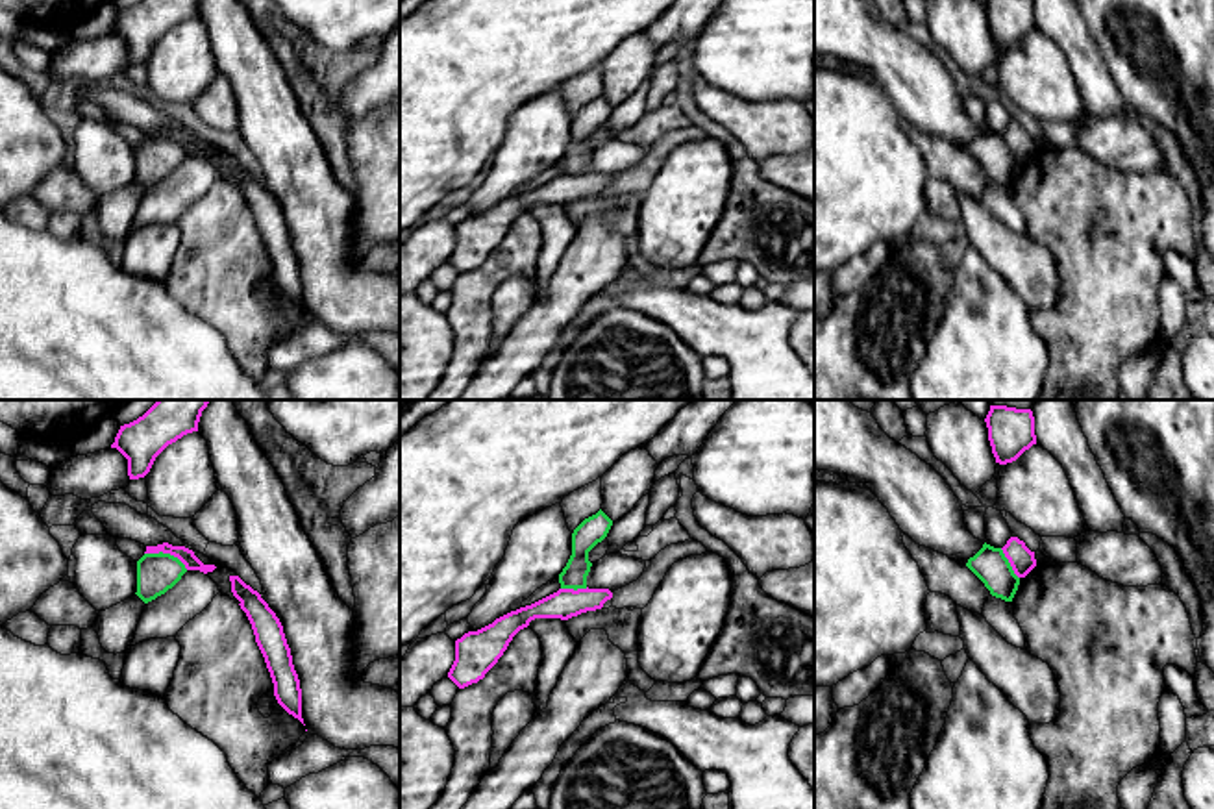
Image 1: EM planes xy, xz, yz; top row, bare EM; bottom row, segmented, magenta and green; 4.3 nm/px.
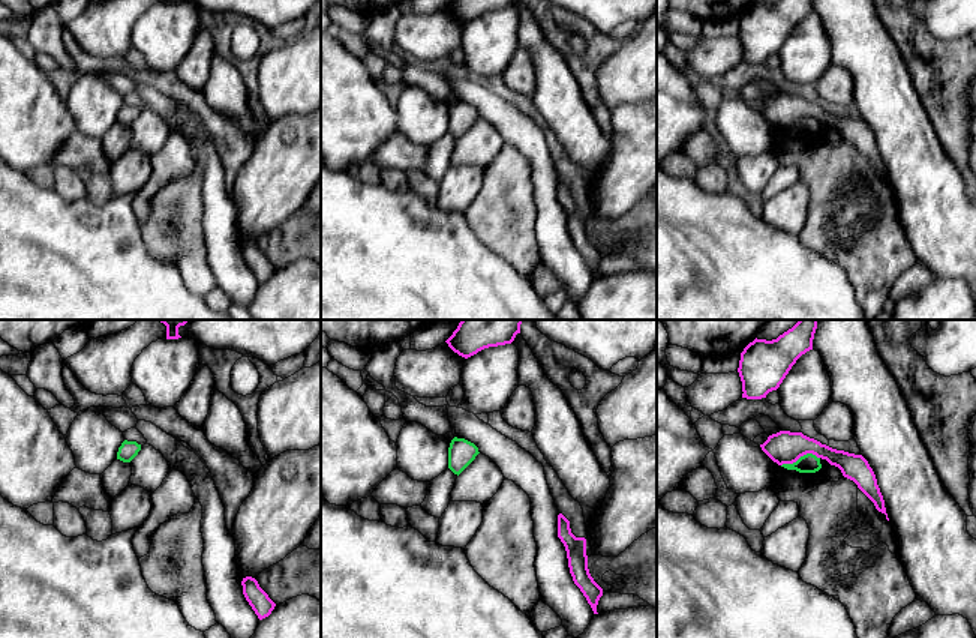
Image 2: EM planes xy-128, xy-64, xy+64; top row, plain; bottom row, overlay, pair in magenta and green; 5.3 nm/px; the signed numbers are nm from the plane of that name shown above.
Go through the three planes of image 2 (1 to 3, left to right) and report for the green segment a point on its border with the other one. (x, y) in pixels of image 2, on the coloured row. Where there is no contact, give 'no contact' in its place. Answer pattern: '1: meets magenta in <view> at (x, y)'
1: no contact
2: no contact
3: meets magenta in xy+64 at (799, 457)

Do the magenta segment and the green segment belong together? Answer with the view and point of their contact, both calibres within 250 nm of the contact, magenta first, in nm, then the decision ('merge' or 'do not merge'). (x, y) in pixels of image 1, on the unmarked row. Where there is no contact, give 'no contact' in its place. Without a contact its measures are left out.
xy (167, 137) | 70/180 nm | do not merge

